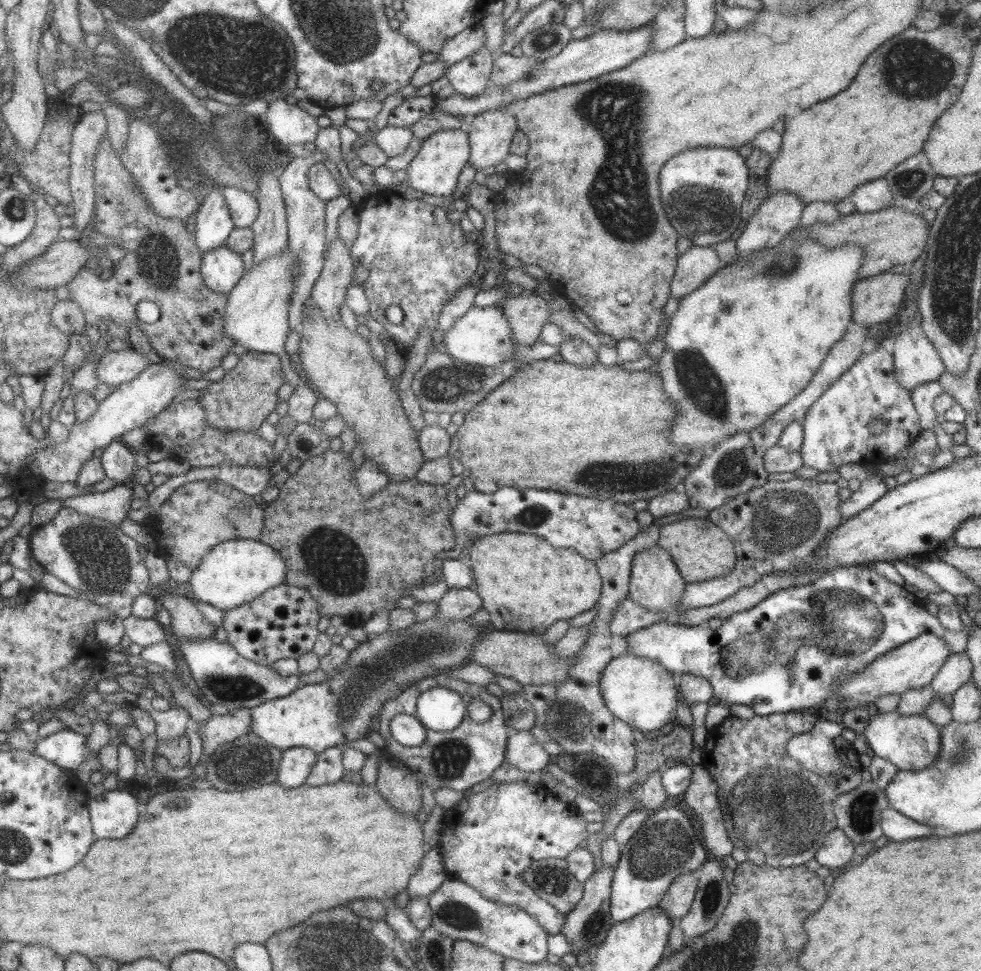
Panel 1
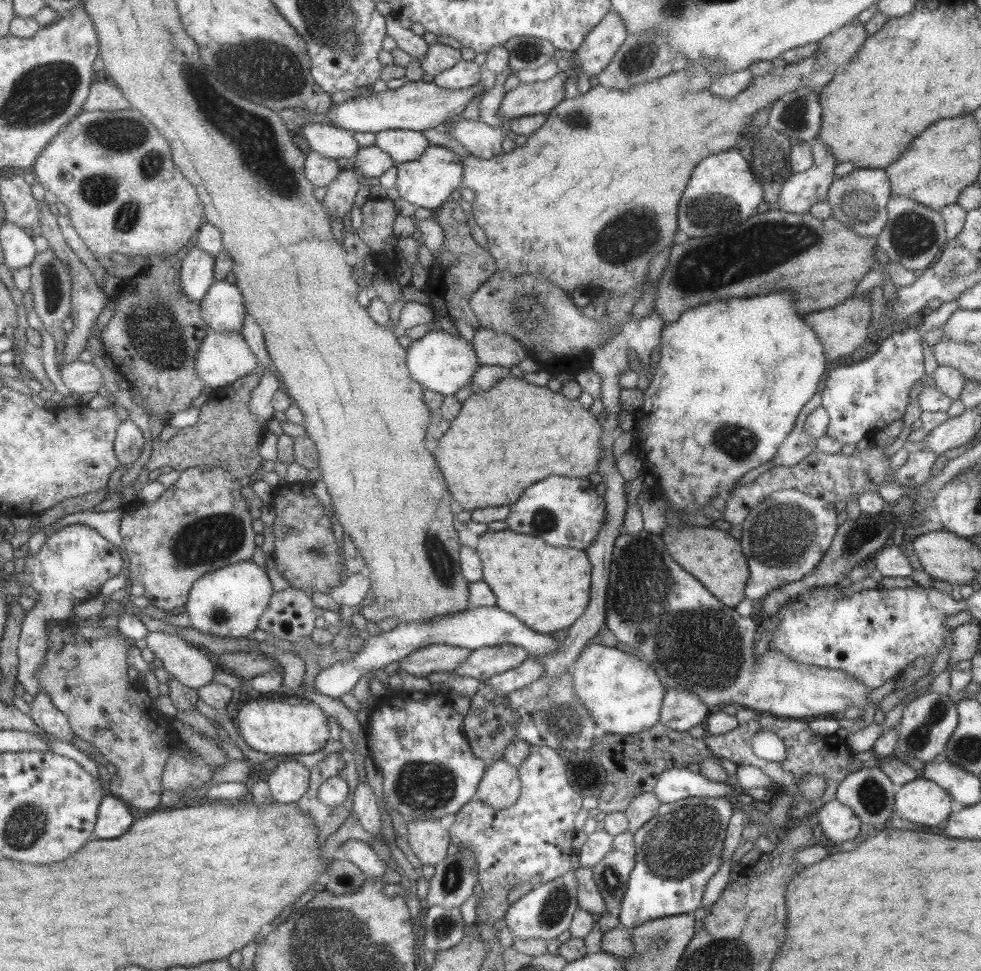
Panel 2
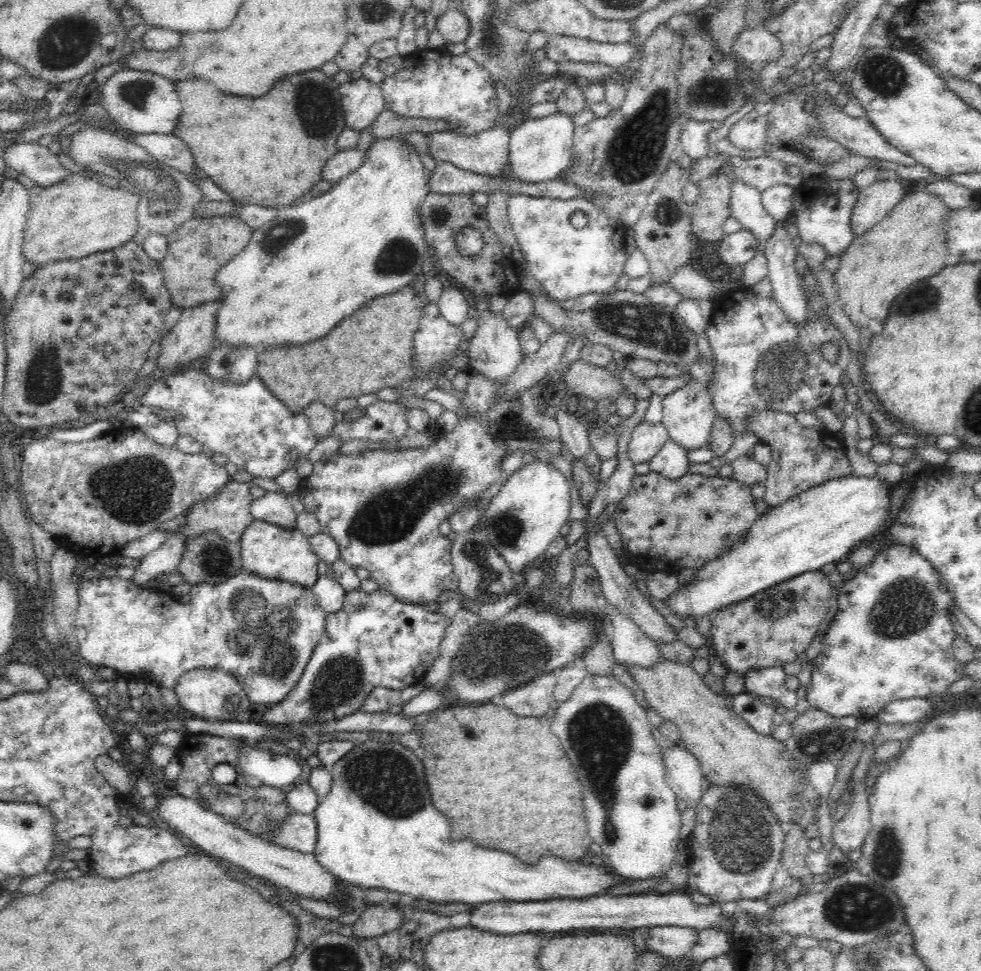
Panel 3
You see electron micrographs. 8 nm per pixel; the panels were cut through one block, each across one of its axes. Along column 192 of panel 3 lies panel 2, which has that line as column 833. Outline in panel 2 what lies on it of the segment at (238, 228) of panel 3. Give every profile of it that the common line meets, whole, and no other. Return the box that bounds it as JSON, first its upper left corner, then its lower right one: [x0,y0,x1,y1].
[654,210,876,325]

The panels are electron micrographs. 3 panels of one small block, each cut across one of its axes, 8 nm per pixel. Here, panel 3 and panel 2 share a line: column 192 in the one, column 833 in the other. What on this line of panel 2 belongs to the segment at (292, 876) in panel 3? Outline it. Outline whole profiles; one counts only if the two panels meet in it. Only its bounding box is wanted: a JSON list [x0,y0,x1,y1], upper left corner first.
[817,799,861,848]

